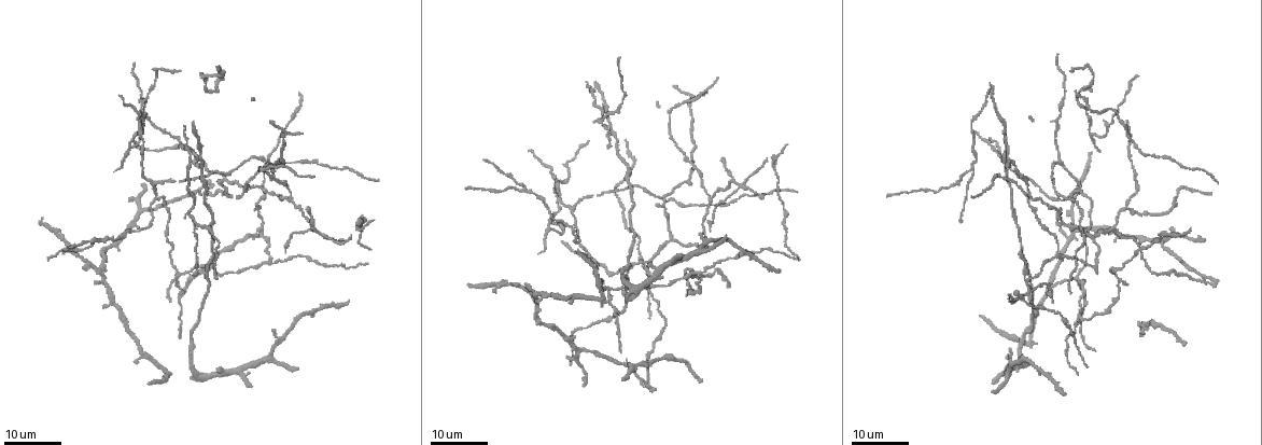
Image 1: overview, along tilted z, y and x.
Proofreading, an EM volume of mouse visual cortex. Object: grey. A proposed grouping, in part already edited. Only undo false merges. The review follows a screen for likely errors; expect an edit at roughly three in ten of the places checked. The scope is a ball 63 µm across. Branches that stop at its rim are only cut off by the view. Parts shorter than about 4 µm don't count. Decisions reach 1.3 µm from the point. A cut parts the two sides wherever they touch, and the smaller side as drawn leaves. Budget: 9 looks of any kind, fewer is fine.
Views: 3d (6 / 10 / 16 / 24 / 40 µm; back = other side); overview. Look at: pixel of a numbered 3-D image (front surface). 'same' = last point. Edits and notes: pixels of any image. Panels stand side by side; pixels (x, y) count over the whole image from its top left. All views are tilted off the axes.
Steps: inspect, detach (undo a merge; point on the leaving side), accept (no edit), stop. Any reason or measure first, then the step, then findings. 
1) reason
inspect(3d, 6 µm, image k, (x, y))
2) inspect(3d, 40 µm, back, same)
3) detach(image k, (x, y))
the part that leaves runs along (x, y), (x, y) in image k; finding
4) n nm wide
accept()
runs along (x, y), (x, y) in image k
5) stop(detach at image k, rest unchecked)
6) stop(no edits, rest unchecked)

arms part here
inspect(3d, 16 µm, image 1, (1126, 207))

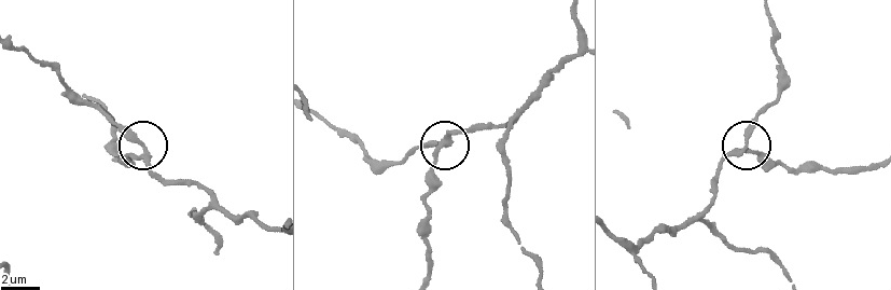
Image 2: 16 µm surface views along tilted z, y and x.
inspect(3d, 6 µm, image 2, (739, 150))

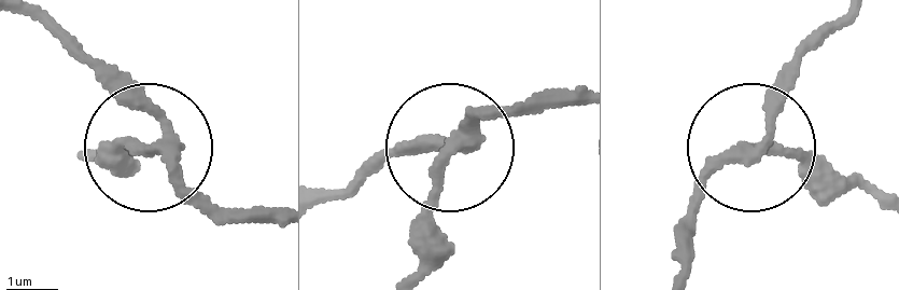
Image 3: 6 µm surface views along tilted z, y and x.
240 nm wide
accept()
runs along (575, 101), (496, 112), (457, 138), (429, 263) in image 3; all the same neuron

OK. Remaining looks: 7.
inspect(3d, 16 µm, image 1, (684, 182))

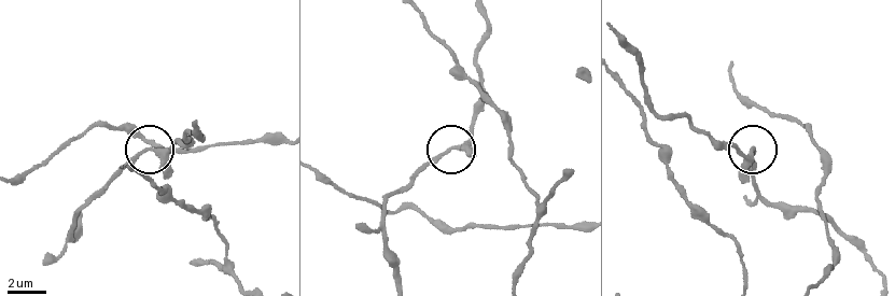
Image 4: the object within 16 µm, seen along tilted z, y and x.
closer look
inspect(3d, 6 µm, image 4, (446, 154))

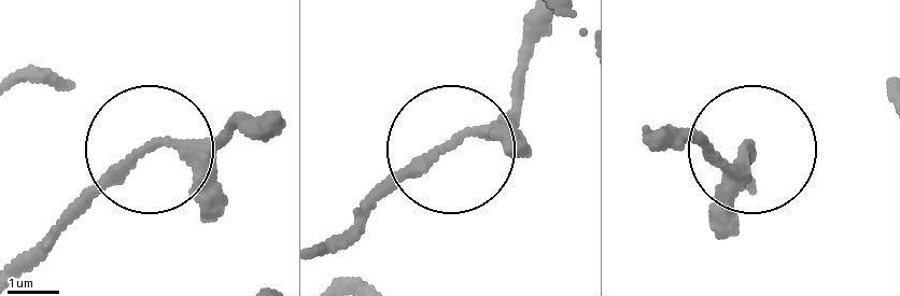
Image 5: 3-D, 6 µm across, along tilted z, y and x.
inspect(3d, 6 µm, back, image 5, (149, 150))

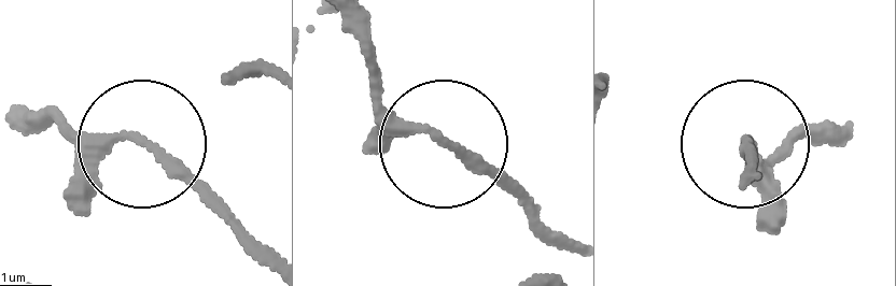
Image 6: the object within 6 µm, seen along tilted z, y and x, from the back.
accept()
runs along (268, 253), (127, 140), (34, 113) in image 6; continuous, no second neuron

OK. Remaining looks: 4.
calibre changes
inspect(3d, 16 µm, image 1, (246, 191))

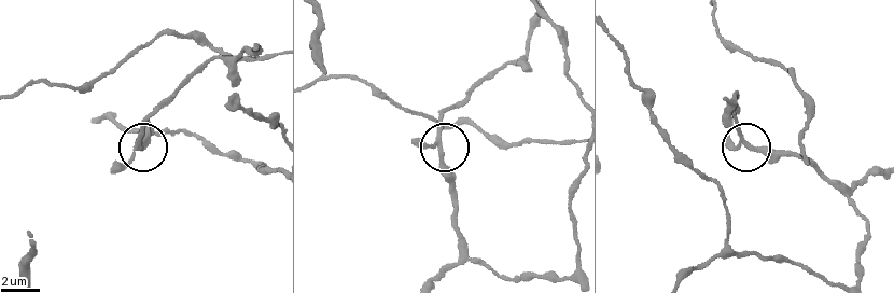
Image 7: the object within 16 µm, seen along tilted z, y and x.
zoom in
inspect(3d, 10 µm, image 7, (139, 148))

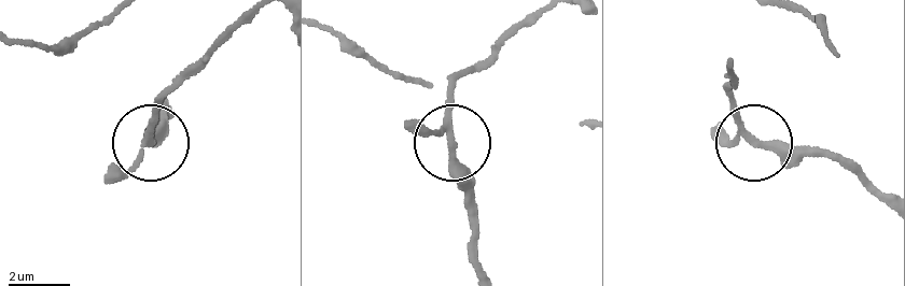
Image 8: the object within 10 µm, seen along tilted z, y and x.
inspect(3d, 10 µm, back, image 8, (453, 145))

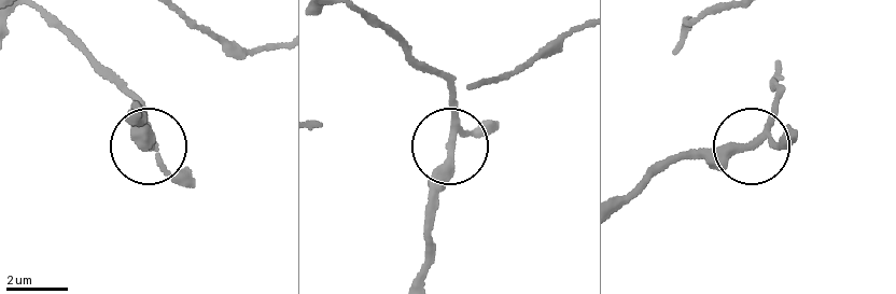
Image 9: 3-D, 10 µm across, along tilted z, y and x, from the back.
230 nm wide
accept()
runs along (423, 270), (435, 179), (451, 151), (458, 79) in image 9; continuous, no second neuron

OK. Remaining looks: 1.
stop(no edits, rest unchecked)

